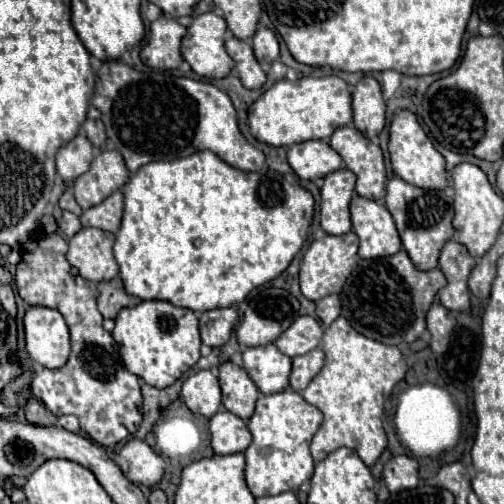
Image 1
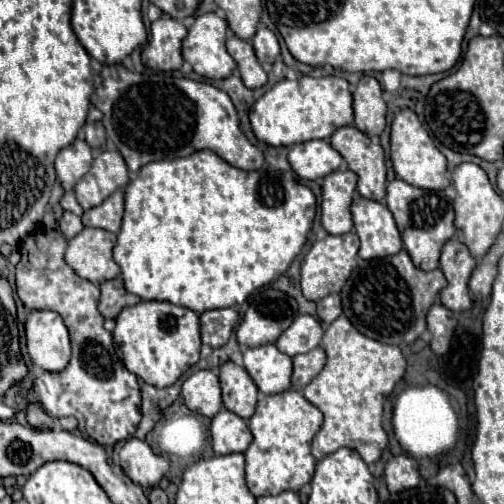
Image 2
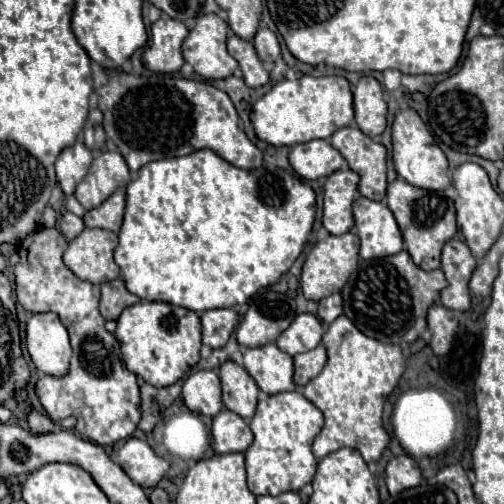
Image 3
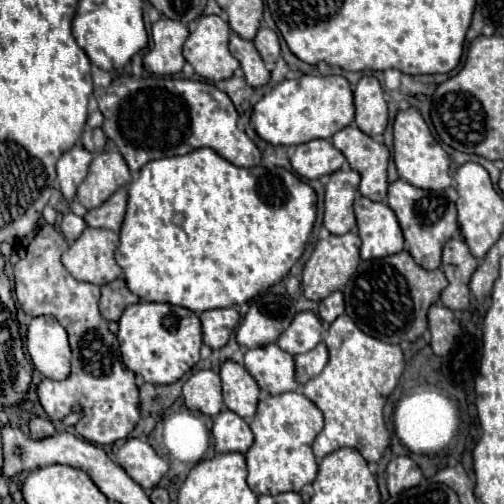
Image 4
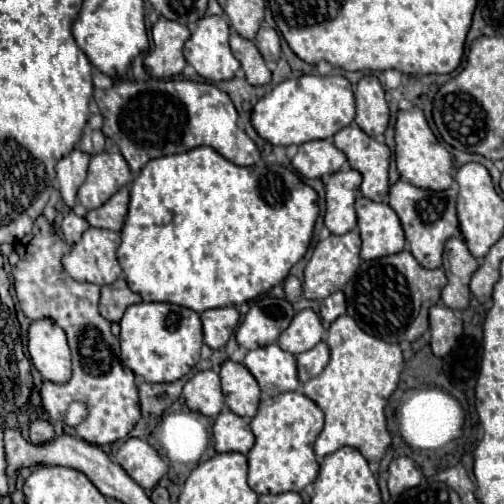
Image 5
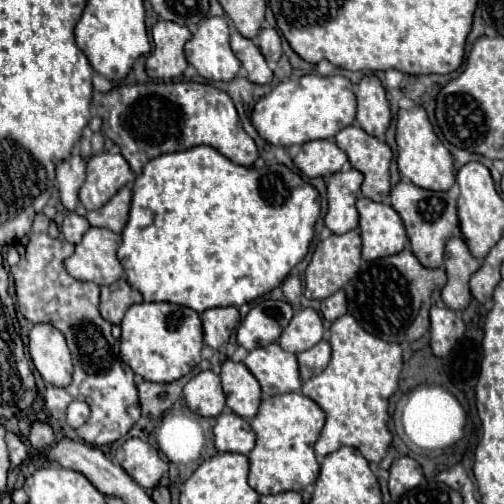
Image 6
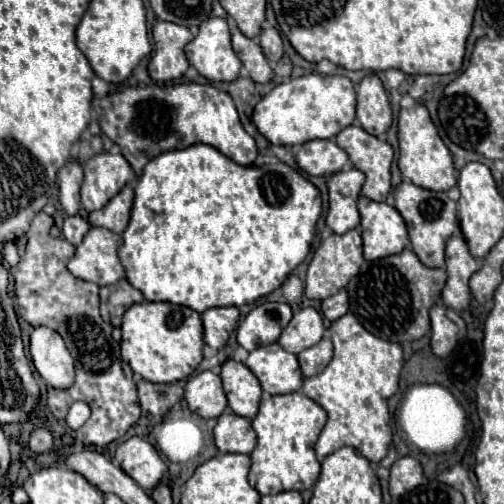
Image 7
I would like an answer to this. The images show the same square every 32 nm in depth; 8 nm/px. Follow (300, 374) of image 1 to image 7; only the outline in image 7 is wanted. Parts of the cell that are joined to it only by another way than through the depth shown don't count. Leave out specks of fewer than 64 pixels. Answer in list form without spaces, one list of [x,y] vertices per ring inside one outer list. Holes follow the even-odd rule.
[[[322,338],[316,346],[306,348],[298,354],[298,362],[300,362],[304,378],[310,378],[310,376],[322,372],[330,360],[332,360],[332,342],[330,342],[330,338]]]

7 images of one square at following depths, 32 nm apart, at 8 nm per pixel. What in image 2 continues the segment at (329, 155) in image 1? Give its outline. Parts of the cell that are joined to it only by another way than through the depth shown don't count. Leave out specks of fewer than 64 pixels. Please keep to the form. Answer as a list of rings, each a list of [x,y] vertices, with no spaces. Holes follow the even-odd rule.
[[[310,140],[294,144],[288,152],[292,170],[304,180],[318,180],[338,170],[344,158],[330,146],[328,140]]]

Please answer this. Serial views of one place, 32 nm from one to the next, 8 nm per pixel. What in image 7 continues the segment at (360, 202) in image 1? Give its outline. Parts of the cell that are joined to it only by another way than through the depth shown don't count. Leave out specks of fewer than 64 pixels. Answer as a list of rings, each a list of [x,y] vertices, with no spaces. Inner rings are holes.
[[[362,196],[358,200],[358,210],[362,216],[360,232],[364,238],[366,260],[380,260],[392,254],[400,254],[406,248],[406,222],[394,206]]]

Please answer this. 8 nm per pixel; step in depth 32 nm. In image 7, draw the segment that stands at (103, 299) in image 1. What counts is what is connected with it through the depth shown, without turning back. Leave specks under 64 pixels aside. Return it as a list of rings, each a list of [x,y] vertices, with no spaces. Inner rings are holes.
[[[118,280],[116,284],[100,288],[100,314],[106,322],[120,328],[124,312],[132,306],[142,302],[144,296],[136,290],[128,280]]]

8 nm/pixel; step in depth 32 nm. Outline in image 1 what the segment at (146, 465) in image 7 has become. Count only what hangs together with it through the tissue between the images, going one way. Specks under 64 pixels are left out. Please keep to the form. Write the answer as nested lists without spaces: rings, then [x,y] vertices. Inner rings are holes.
[[[130,438],[122,446],[118,454],[118,466],[134,484],[142,484],[148,488],[156,486],[166,470],[164,458],[138,438]]]

